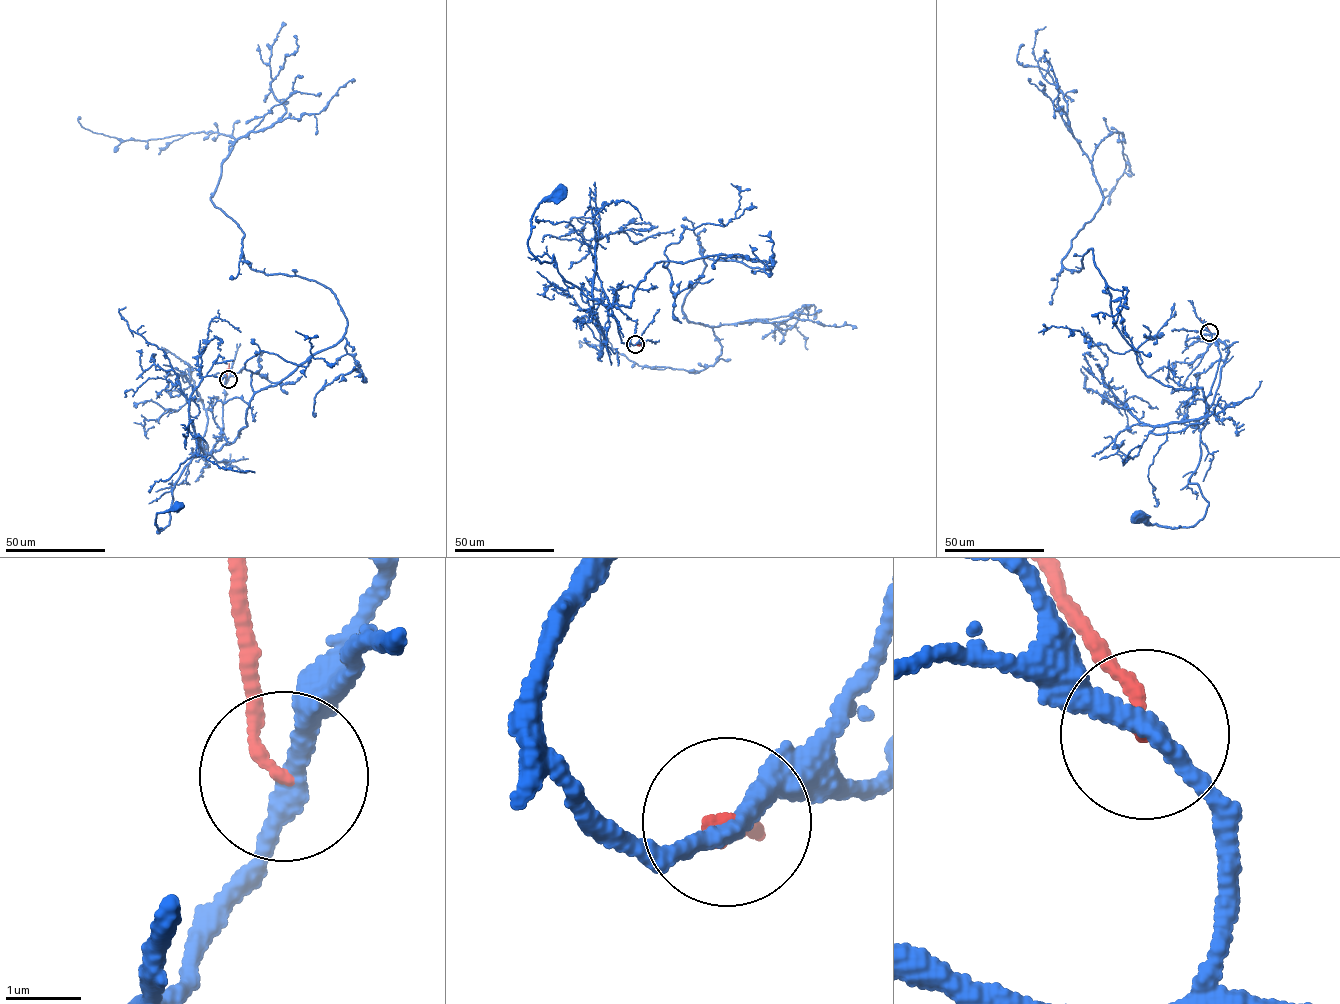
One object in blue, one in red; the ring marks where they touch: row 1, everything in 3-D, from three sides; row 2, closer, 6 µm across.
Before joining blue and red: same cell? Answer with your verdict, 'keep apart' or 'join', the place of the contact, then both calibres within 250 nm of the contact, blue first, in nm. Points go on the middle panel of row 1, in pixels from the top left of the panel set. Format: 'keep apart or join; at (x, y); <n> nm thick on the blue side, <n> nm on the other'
keep apart; at (635, 344); 280 nm thick on the blue side, 160 nm on the other

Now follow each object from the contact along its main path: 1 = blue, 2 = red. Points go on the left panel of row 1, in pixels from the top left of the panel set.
1: (228, 379), (221, 439), (185, 467), (172, 492), (169, 525), (156, 531), (156, 515), (176, 506)
2: (228, 379), (229, 363)

